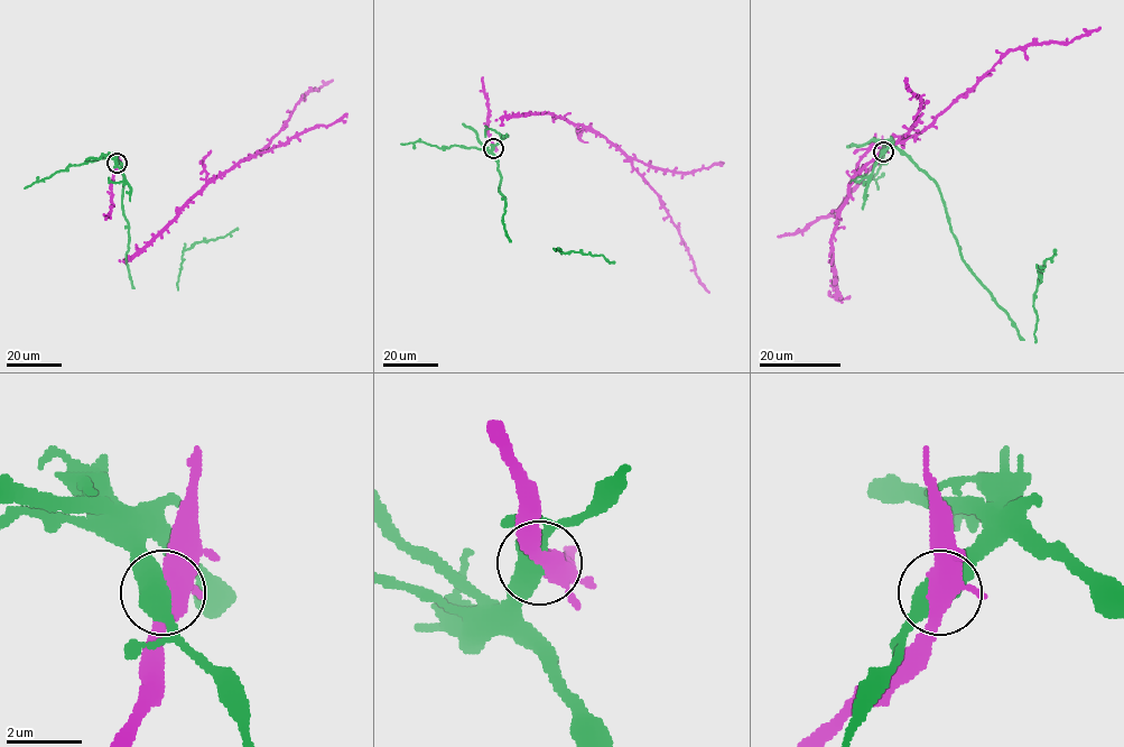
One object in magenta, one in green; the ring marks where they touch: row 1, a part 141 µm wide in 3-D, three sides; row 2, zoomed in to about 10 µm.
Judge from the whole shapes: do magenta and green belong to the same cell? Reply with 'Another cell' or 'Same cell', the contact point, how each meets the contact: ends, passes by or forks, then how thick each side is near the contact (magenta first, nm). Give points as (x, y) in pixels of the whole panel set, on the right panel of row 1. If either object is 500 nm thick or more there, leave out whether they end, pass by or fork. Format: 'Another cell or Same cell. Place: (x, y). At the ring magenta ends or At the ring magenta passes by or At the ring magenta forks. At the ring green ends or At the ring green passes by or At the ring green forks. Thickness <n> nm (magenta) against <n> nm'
Another cell. Place: (883, 151). Thickness 420 nm (magenta) against 600 nm

